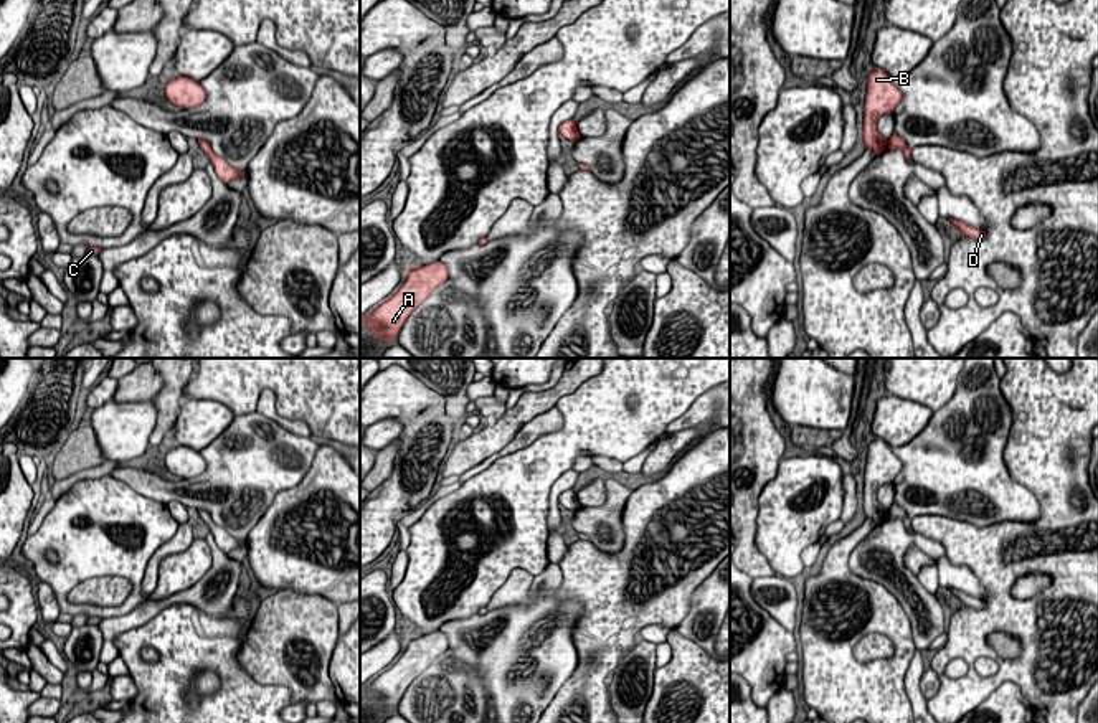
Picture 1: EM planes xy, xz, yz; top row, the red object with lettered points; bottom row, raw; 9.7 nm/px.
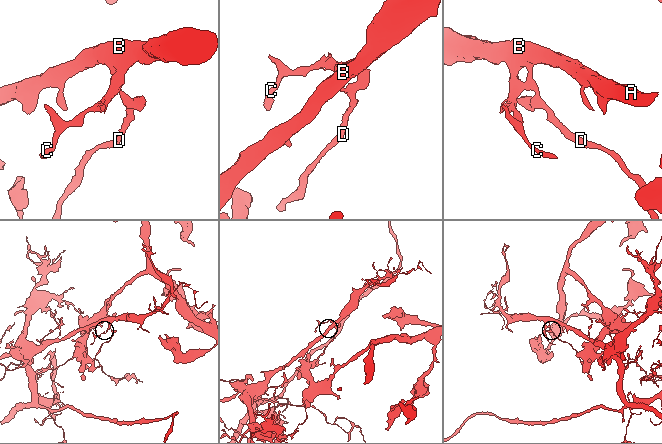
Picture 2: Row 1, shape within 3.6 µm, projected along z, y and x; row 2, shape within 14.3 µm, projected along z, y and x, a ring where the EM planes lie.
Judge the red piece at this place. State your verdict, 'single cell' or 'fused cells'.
fused cells

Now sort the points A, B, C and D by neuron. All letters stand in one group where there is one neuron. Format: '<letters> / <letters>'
A B C / D

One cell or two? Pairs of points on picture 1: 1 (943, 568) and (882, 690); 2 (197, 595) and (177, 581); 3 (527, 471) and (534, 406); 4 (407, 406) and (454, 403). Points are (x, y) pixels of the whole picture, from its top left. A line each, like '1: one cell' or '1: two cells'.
1: two cells
2: two cells
3: two cells
4: two cells

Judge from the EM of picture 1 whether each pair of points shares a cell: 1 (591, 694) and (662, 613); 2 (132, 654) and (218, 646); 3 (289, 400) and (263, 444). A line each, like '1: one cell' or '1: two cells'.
1: one cell
2: one cell
3: two cells

